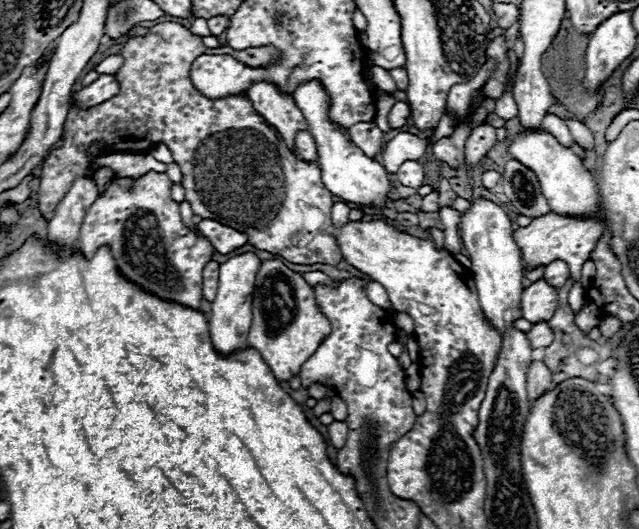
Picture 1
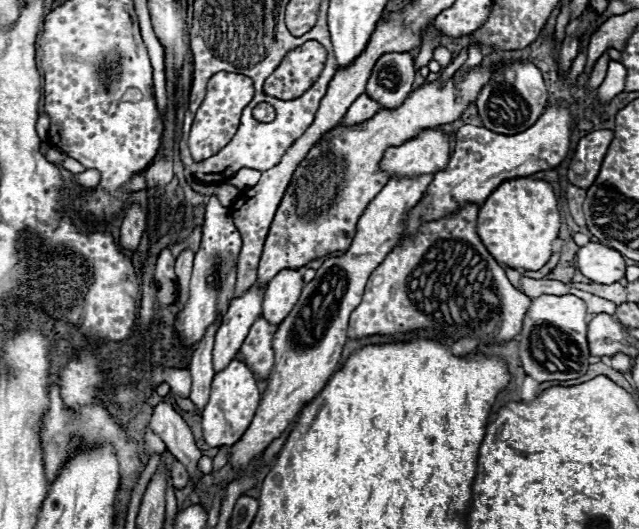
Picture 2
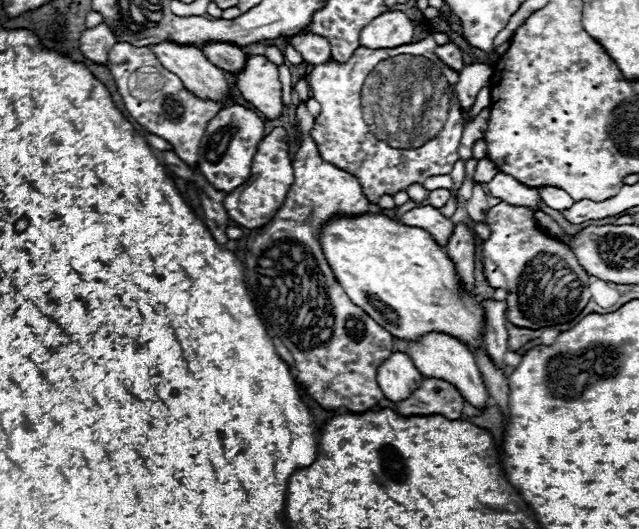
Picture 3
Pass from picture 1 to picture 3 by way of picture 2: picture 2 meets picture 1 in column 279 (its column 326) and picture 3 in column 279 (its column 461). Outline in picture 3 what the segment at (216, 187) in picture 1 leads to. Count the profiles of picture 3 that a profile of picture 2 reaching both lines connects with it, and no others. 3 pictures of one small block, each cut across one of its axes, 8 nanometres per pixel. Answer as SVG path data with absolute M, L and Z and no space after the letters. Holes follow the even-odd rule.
M248 56L244 70L238 74L238 90L266 120L276 120L284 112L282 86L278 80L278 68L264 56Z

